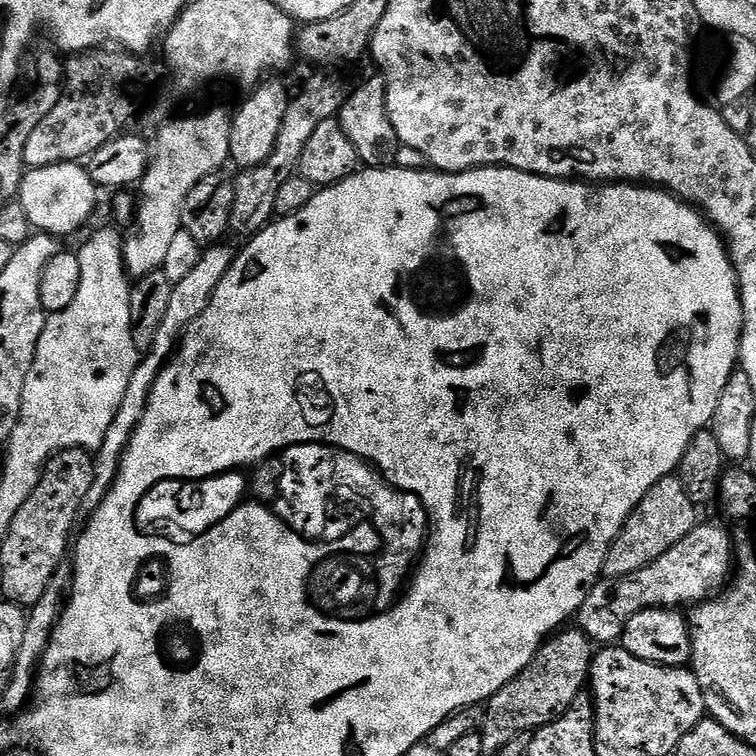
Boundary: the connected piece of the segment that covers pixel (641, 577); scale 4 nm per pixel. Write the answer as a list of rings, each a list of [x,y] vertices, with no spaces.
[[[697,523],[694,530],[690,530],[690,534],[686,534],[686,538],[682,538],[682,542],[678,542],[678,546],[672,546],[670,550],[666,550],[666,554],[662,554],[662,558],[656,558],[654,562],[650,562],[650,566],[642,566],[642,570],[634,570],[634,574],[626,574],[626,578],[601,578],[596,581],[596,585],[586,594],[586,602],[582,602],[578,613],[578,628],[585,633],[596,646],[612,646],[619,641],[620,635],[626,630],[626,622],[630,622],[630,618],[634,618],[634,614],[638,614],[642,610],[650,610],[651,608],[671,608],[673,610],[683,609],[683,604],[687,606],[695,606],[703,604],[705,600],[711,600],[729,583],[730,577],[734,572],[734,549],[732,547],[731,531],[723,523],[720,524],[704,524]]]

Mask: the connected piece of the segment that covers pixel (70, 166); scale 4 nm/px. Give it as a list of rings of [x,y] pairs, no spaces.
[[[55,163],[54,166],[27,169],[24,173],[19,204],[26,210],[33,229],[41,233],[65,238],[78,231],[96,208],[99,191],[88,169],[81,163]]]

